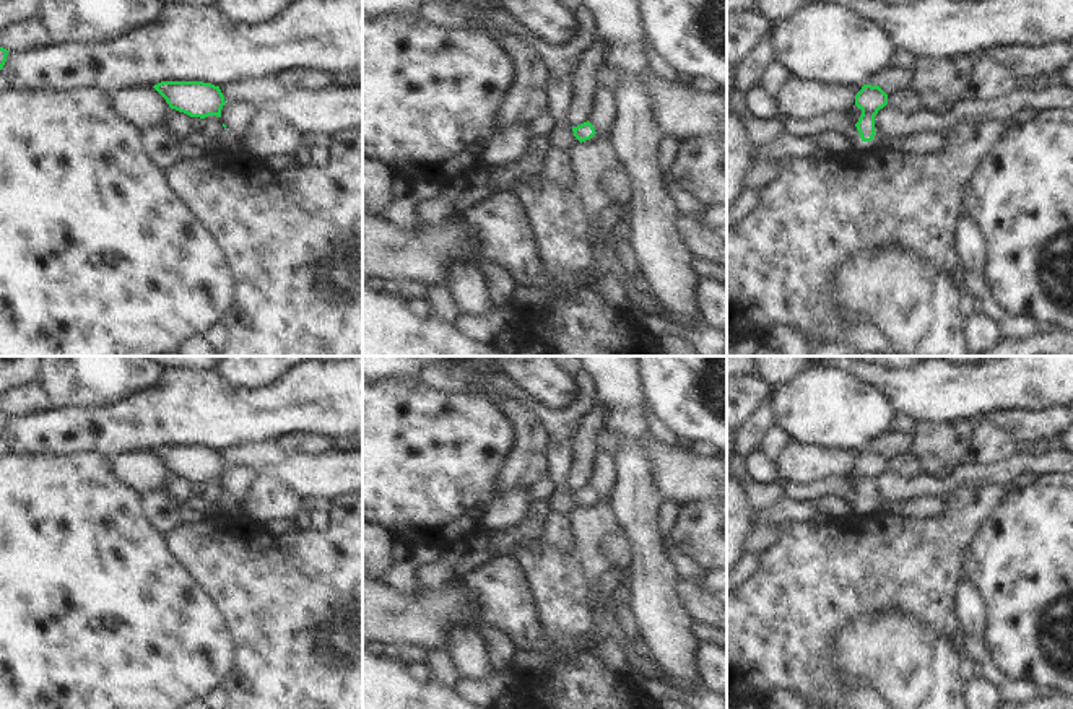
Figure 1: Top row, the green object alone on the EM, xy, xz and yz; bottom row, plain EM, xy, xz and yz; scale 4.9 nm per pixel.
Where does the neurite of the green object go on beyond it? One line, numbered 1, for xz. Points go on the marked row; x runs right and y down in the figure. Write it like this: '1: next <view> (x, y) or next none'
1: next none

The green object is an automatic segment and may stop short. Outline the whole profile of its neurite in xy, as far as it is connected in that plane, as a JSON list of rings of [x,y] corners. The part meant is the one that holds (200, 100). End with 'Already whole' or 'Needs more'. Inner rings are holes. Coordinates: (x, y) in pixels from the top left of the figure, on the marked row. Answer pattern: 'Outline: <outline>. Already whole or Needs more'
Outline: [[[161,81],[153,86],[169,104],[171,109],[190,117],[205,119],[221,117],[226,104],[219,86],[203,81]]]. Already whole

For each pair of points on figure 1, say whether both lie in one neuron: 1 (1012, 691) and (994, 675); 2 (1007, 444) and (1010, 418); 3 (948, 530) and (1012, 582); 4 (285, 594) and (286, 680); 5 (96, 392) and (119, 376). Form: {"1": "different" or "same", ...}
{"1": "same", "2": "different", "3": "different", "4": "same", "5": "same"}

